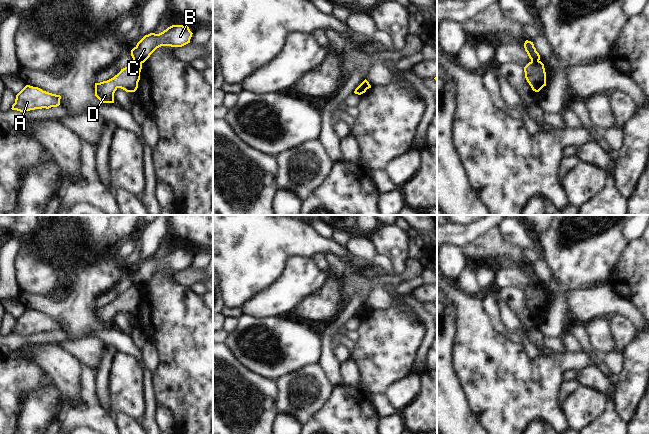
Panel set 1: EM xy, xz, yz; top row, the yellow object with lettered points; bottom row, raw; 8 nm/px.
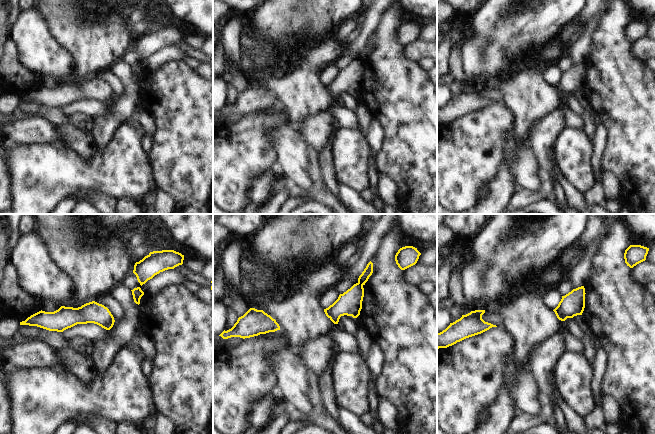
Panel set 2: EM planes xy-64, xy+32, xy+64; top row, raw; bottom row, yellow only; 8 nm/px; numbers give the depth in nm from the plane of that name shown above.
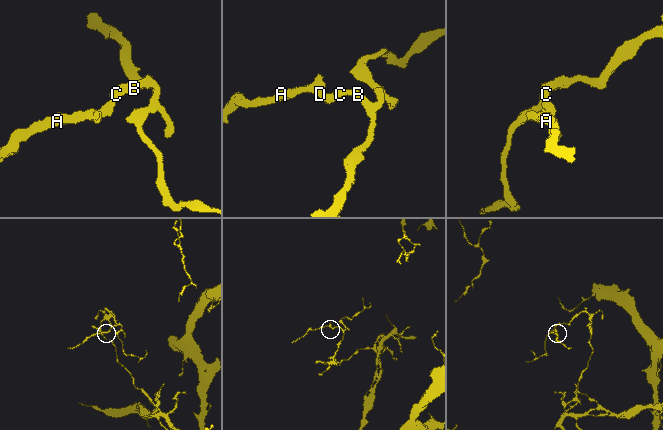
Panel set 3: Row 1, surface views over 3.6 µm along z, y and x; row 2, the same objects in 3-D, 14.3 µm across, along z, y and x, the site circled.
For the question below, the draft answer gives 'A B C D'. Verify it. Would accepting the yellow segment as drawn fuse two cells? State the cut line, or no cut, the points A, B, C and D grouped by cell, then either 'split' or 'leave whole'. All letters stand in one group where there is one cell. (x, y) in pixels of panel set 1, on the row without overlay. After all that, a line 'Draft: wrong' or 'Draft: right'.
cut xy (133, 284), (141, 288); groups A D / B C; split
Draft: wrong

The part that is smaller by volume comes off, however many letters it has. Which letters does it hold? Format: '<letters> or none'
A, D

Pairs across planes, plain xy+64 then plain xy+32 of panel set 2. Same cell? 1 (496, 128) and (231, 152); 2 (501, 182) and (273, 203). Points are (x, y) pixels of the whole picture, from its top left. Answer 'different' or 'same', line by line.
1: same
2: same

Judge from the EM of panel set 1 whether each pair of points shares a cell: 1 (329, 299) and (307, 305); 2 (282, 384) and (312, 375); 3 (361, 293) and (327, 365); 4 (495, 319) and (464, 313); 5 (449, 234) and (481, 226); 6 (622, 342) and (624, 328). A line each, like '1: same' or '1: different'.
1: same
2: same
3: same
4: different
5: same
6: same

